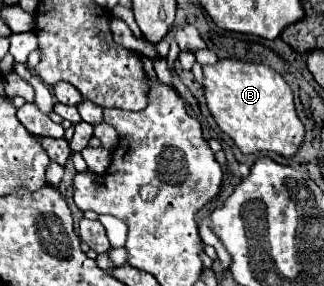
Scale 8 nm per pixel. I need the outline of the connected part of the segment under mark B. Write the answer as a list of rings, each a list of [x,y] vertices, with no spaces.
[[[219,59],[215,65],[203,65],[203,89],[213,119],[245,155],[273,151],[291,157],[297,153],[305,129],[295,113],[293,91],[277,71],[263,63]]]

